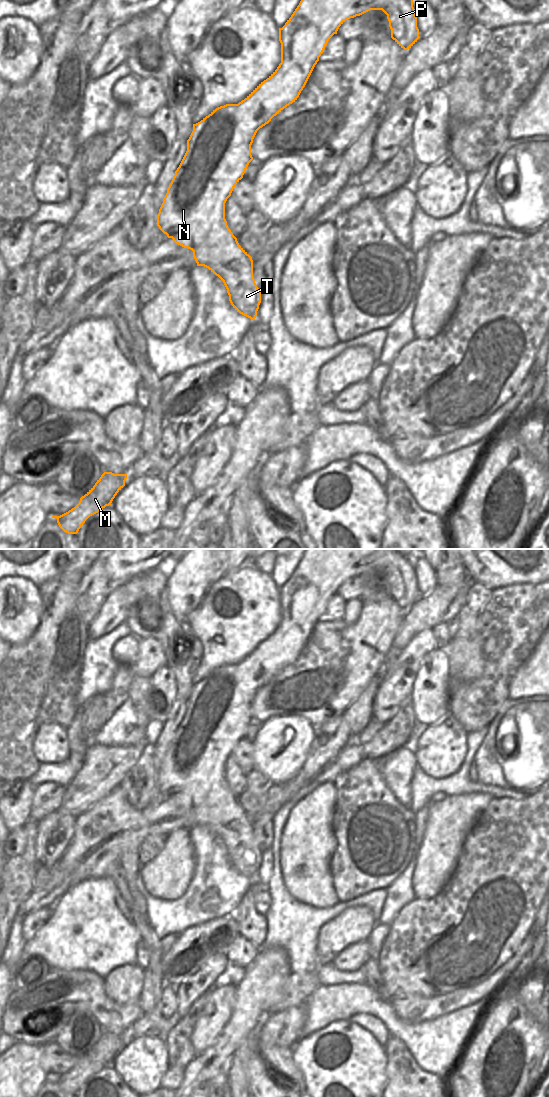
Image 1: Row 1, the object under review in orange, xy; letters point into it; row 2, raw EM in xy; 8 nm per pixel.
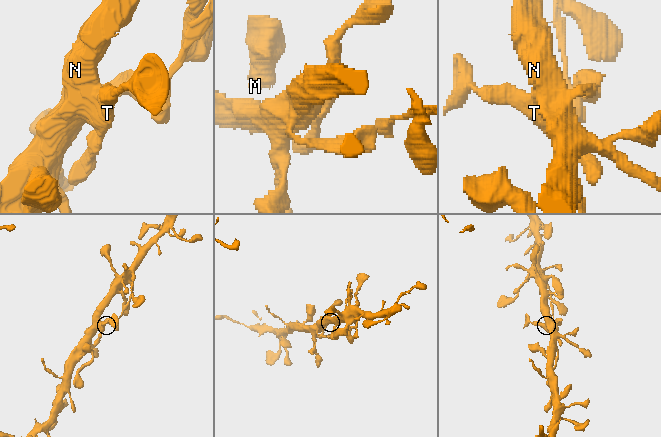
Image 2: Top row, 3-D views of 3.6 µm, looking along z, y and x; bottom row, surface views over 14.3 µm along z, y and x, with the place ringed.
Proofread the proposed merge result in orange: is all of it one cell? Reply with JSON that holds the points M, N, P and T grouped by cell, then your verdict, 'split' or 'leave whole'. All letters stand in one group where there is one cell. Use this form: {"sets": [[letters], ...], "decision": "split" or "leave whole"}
{"sets": [["M", "N", "P"], ["T"]], "decision": "split"}

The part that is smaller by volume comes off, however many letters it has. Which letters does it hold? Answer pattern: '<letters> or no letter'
T

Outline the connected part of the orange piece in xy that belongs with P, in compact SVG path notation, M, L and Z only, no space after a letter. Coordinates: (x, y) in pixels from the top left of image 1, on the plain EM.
M306 549L291 577L279 588L281 623L277 629L238 664L220 666L200 682L193 684L193 691L187 700L187 711L167 749L156 784L176 804L192 810L197 826L204 826L218 836L229 856L234 855L237 849L235 837L239 835L239 825L246 820L252 820L252 817L239 805L229 789L225 779L225 763L253 720L253 699L260 688L297 660L329 599L337 594L339 587L346 580L370 570L382 570L387 575L391 598L404 610L411 608L420 598L413 559L402 556L396 549Z

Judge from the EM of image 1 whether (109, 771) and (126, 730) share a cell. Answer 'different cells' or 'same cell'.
different cells

